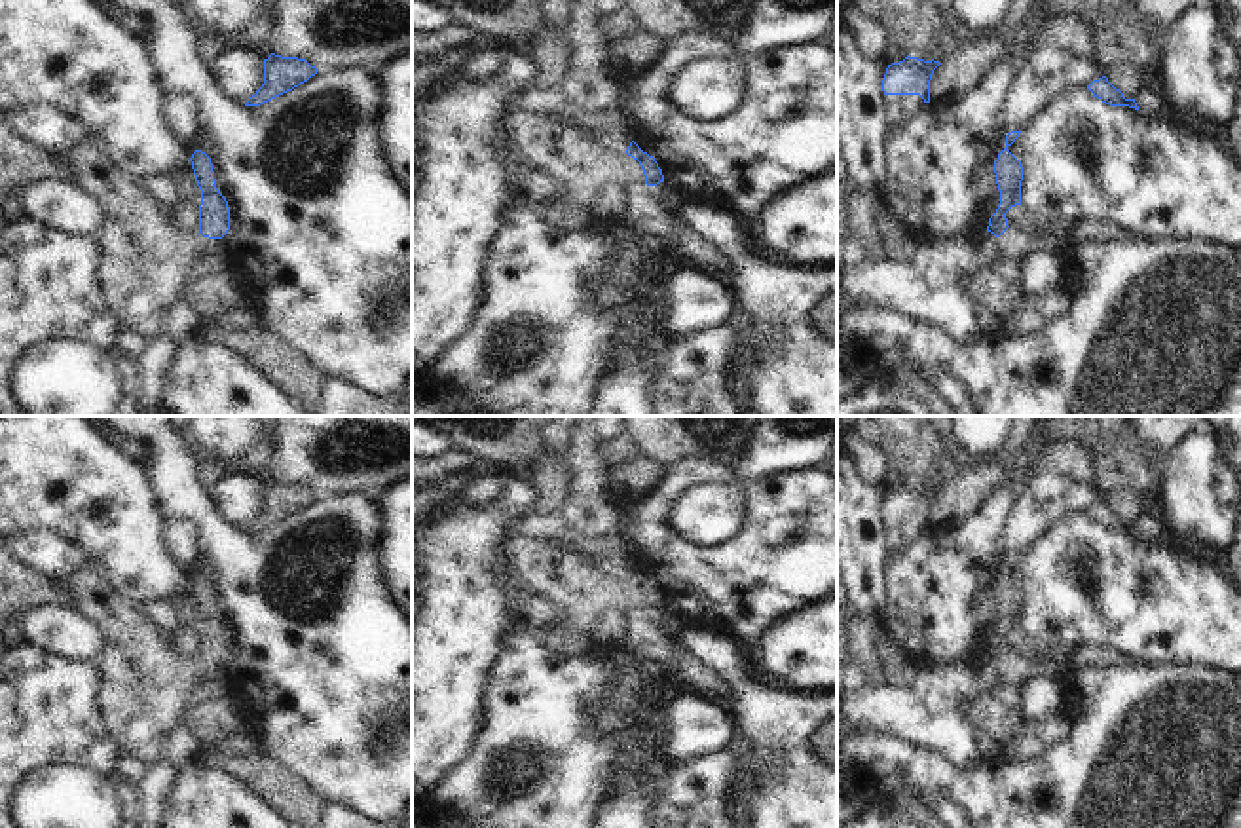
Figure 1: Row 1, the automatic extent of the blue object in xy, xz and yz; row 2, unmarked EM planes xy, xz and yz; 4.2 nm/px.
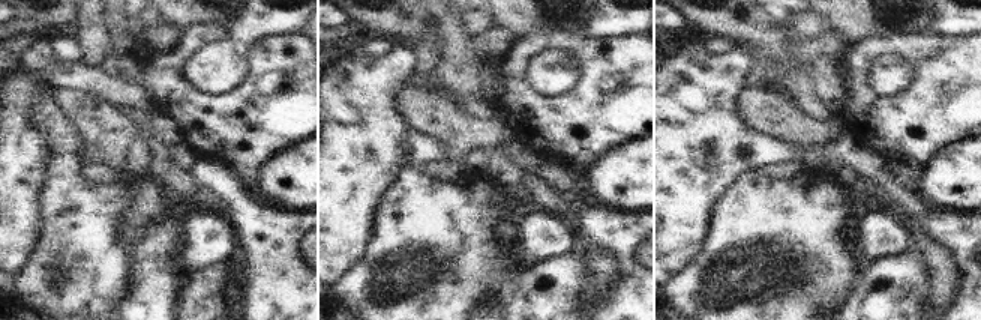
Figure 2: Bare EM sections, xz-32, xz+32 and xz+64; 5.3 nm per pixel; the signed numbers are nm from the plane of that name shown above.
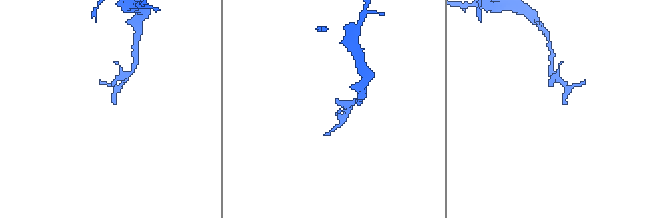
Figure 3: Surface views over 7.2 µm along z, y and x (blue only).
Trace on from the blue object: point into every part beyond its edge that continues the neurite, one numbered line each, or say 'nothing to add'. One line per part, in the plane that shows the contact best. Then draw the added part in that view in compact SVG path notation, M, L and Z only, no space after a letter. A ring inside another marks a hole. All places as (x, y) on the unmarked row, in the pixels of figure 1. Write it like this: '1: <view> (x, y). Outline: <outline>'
1: xz (577, 591). Outline: M509 536L503 555L524 593L546 600L554 610L548 630L564 629L590 636L605 610L645 615L645 600L638 585L603 575L596 562L567 547Z
2: yz (898, 532). Outline: M884 520L890 551L915 541L926 530L920 520Z

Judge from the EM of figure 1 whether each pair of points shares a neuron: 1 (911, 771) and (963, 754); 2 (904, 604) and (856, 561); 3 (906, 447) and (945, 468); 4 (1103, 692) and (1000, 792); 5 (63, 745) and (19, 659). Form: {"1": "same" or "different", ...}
{"1": "different", "2": "different", "3": "same", "4": "same", "5": "same"}

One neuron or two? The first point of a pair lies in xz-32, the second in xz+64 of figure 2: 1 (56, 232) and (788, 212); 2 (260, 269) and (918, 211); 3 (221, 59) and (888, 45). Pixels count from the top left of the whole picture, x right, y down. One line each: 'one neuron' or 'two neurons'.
1: one neuron
2: two neurons
3: two neurons

